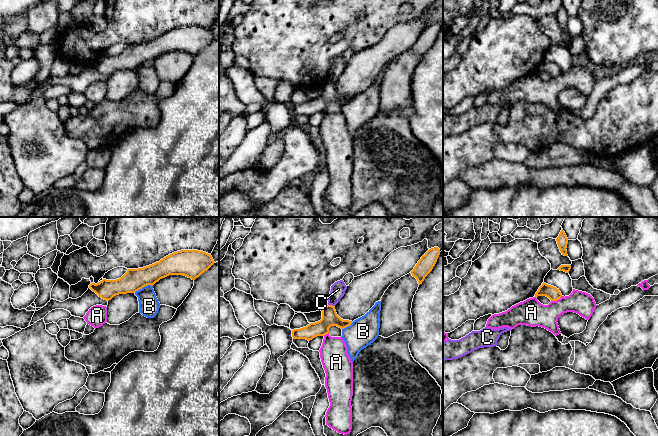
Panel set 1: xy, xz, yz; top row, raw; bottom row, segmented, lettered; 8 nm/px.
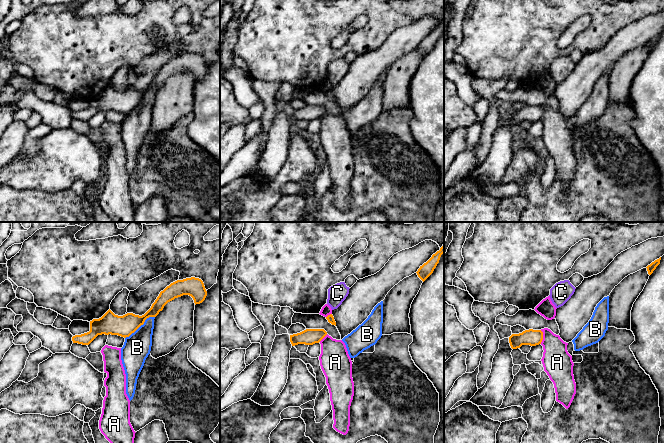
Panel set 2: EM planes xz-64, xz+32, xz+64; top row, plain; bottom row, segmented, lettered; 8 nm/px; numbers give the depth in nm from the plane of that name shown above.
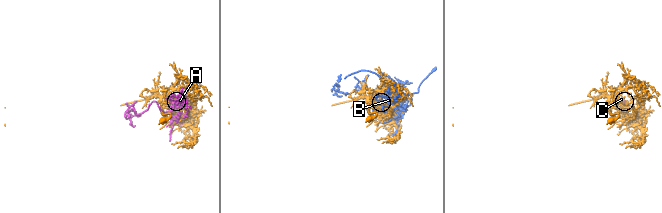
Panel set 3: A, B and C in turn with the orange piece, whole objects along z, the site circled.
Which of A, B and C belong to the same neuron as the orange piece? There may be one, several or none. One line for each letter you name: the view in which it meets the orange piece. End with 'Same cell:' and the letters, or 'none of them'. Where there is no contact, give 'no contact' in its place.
Same cell: none of them

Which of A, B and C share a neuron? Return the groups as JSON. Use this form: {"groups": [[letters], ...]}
{"groups": [["A"], ["B"], ["C"]]}

